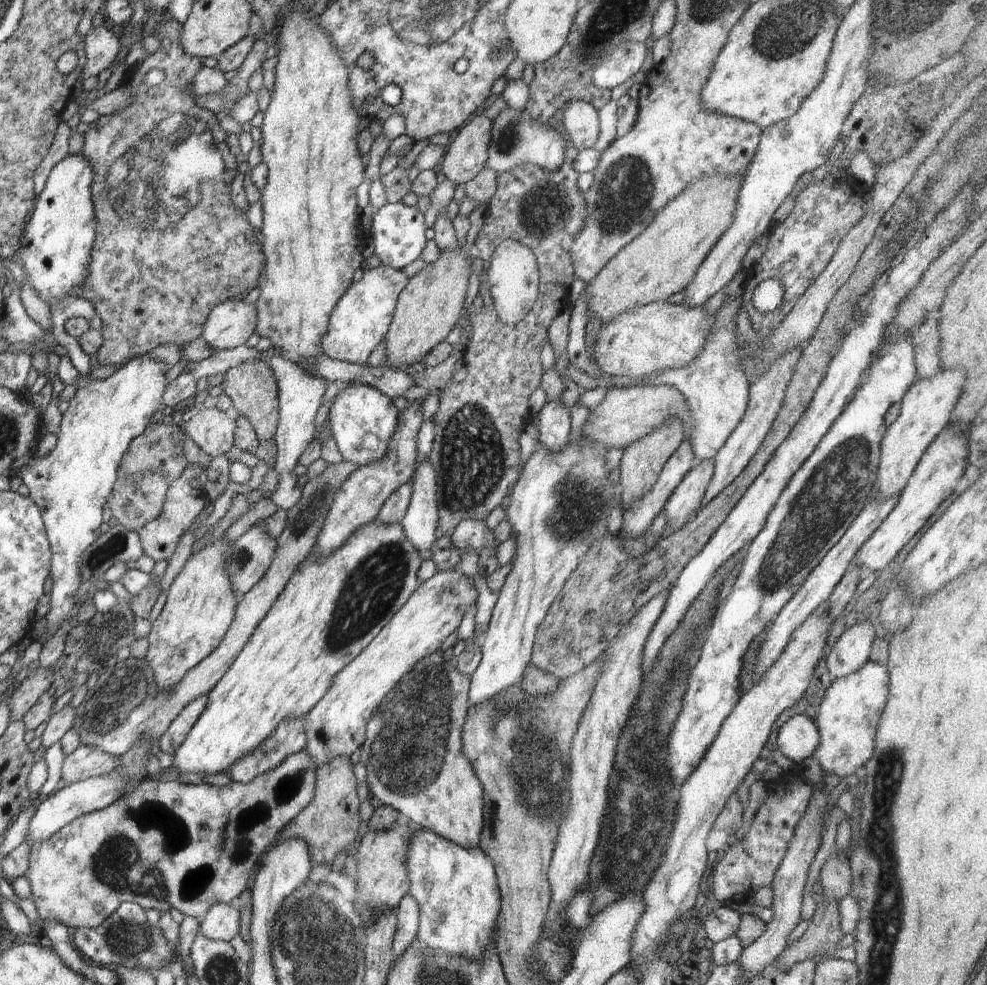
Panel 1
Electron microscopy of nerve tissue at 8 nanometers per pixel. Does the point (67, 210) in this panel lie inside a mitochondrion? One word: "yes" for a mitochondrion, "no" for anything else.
no

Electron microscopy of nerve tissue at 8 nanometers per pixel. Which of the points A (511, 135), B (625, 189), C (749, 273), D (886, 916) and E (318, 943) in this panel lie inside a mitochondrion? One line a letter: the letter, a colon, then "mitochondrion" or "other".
A: mitochondrion
B: mitochondrion
C: other
D: mitochondrion
E: mitochondrion

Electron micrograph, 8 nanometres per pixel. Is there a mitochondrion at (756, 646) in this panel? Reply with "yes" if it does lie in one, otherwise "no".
no

